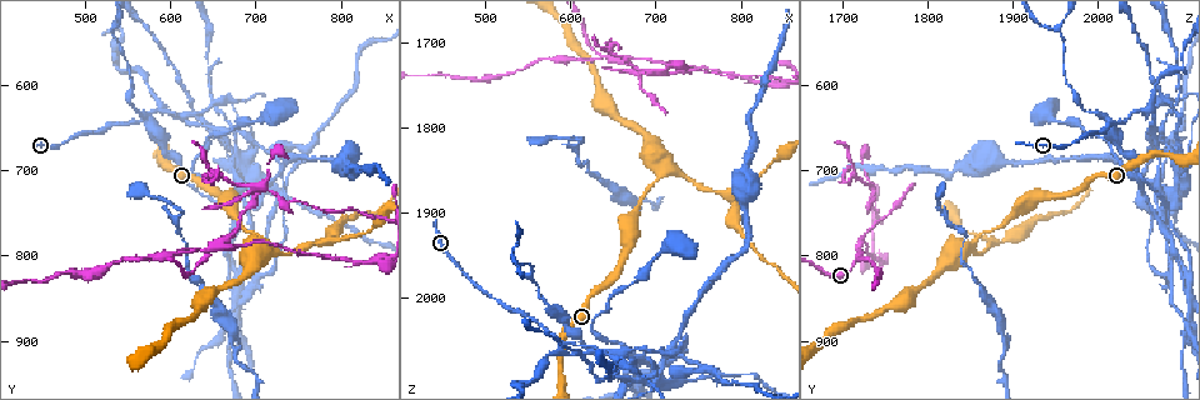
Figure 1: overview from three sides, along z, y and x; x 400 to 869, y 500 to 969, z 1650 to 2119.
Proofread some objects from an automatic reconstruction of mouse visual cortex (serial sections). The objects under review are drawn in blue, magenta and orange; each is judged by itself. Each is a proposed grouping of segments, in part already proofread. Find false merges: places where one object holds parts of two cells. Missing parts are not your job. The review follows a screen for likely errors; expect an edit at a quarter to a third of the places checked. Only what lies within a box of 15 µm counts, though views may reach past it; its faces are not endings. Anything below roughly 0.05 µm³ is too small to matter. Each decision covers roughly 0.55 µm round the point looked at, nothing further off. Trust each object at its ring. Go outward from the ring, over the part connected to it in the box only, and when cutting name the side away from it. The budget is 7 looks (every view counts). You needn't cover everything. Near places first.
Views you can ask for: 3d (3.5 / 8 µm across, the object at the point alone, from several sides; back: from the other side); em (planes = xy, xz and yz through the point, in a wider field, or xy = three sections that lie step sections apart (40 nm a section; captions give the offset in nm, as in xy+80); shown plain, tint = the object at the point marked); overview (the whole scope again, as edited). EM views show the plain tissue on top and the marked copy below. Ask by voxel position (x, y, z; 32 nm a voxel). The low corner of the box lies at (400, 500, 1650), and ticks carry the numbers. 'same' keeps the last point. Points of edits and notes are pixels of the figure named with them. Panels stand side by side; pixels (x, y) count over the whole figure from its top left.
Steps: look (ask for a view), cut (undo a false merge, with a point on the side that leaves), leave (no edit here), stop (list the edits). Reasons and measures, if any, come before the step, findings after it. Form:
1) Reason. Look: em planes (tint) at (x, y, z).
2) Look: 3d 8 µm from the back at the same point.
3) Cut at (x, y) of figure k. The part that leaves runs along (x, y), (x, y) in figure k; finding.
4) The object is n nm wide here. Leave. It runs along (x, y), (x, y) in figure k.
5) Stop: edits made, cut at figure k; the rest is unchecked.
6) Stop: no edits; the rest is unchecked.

Abrupt turn. Look: 3d 3.5 µm at (705, 790, 1850).

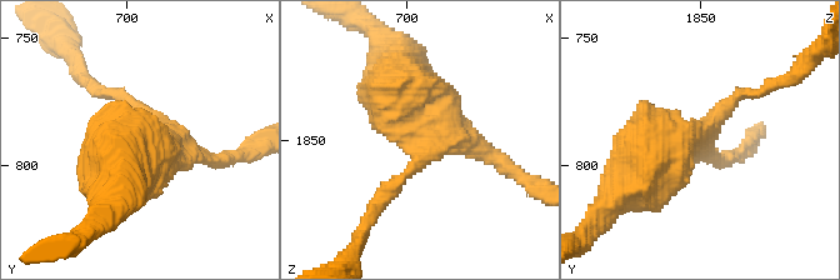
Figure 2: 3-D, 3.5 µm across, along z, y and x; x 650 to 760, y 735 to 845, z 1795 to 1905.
Now the EM. Look: em xy step 3 (tint) at (708, 787, 1849).

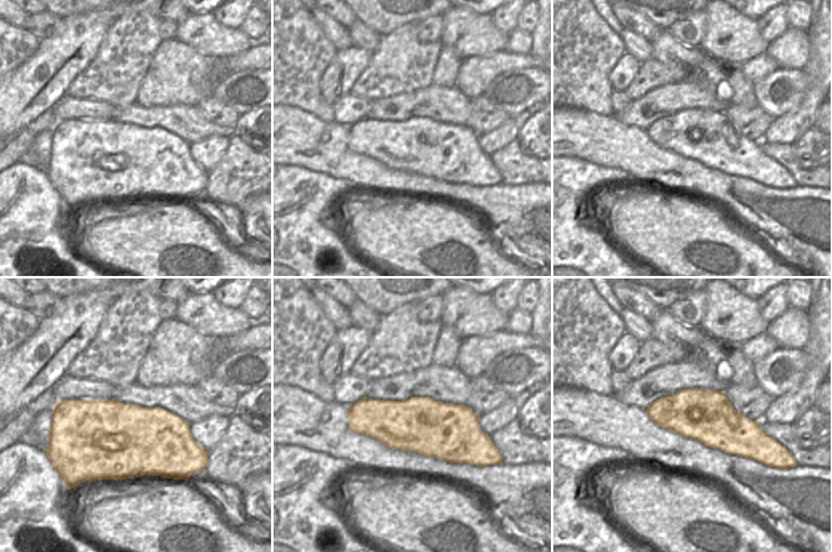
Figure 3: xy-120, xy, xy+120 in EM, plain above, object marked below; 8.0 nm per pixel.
Look: em xy step 2 (tint) at the same point.

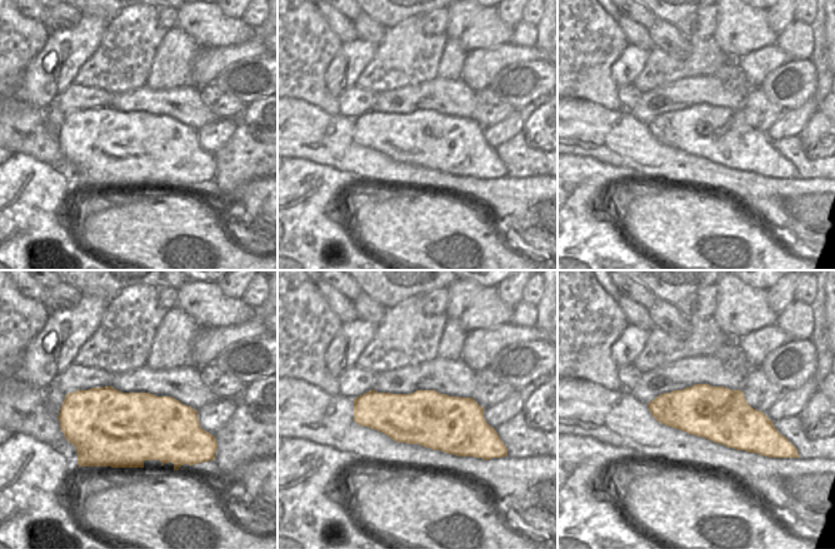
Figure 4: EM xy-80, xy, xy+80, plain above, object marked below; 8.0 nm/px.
Leave. It runs along (753, 94), (638, 175) in figure 2; all the same cell.

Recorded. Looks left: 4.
A fork. Look: 3d 3.5 µm at (780, 785, 1880).

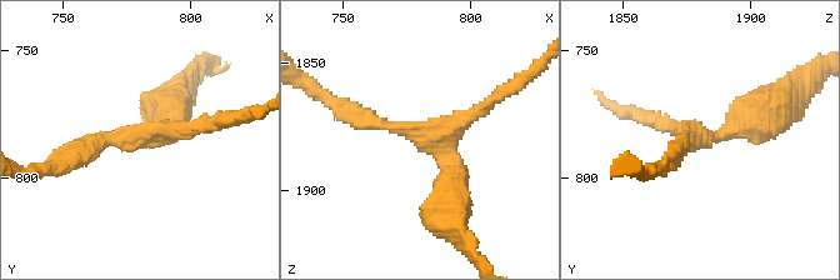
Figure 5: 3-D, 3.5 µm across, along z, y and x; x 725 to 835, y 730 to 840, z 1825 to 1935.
Now the EM. Look: em xy step 1 (tint) at (780, 785, 1879).

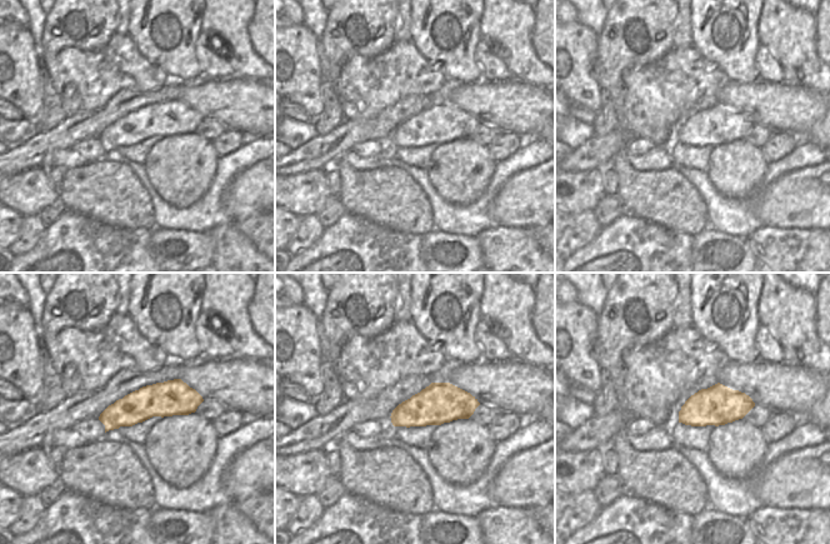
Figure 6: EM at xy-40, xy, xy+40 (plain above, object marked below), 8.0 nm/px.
The object is 320 nm wide here. Leave. It runs along (348, 109), (439, 150), (451, 199) in figure 5; one cell here.

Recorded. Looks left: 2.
Looks like a crossing. Look: 3d 8 µm at (585, 625, 2060).

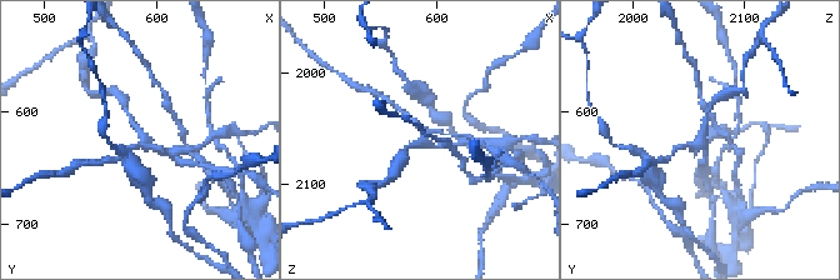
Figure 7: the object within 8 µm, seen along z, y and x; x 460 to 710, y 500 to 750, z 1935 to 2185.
Now the EM. Look: em xy step 2 (tint) at (590, 628, 2060).

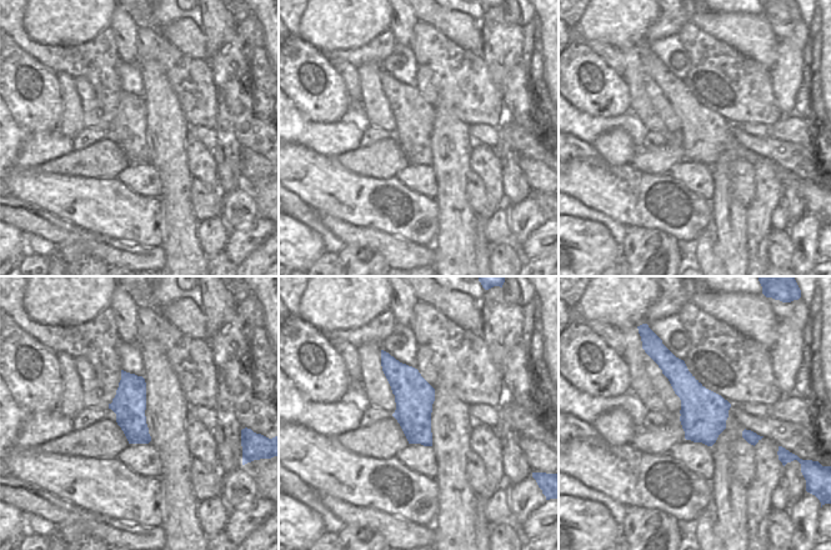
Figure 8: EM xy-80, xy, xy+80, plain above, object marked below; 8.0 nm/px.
The arms are 150, 150, 150, 150 nm wide. Cut at (494, 141) of figure 7. A second cell is stuck on.

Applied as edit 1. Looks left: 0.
Stop: edits made, cut at figure 7; the rest is unchecked.

